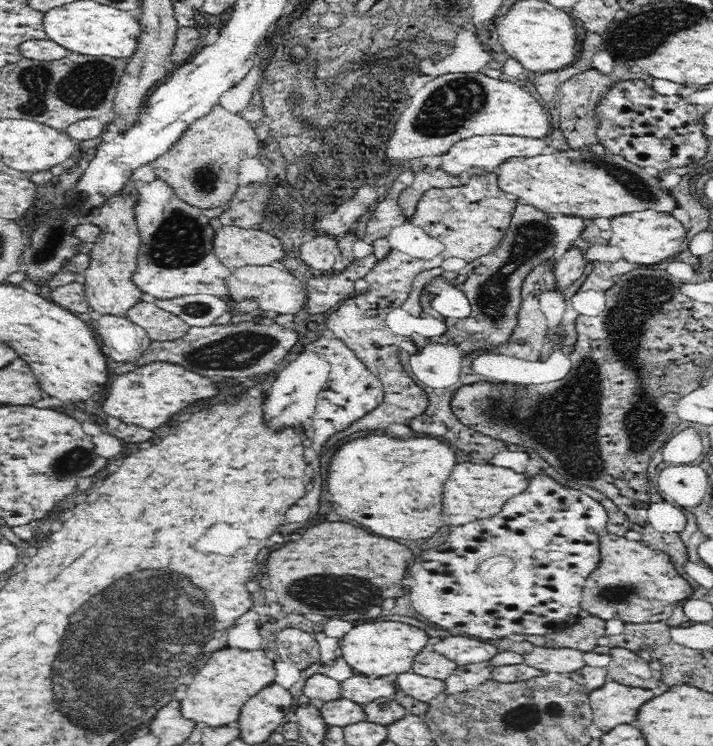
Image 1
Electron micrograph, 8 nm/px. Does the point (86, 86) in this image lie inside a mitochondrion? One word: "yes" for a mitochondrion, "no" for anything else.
yes

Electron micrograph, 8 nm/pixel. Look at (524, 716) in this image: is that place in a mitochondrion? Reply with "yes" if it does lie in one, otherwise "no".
yes

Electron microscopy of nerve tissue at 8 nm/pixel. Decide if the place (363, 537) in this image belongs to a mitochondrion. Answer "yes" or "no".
no

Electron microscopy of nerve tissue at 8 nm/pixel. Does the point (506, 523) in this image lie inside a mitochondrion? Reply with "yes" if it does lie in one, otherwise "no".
no

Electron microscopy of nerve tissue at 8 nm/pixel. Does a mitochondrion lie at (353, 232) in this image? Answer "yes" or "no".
no

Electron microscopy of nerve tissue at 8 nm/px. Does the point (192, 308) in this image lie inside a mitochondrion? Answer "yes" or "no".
yes

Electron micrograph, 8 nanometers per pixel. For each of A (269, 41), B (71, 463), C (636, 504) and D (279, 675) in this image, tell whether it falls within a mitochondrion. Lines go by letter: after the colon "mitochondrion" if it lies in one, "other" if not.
A: other
B: mitochondrion
C: other
D: other

